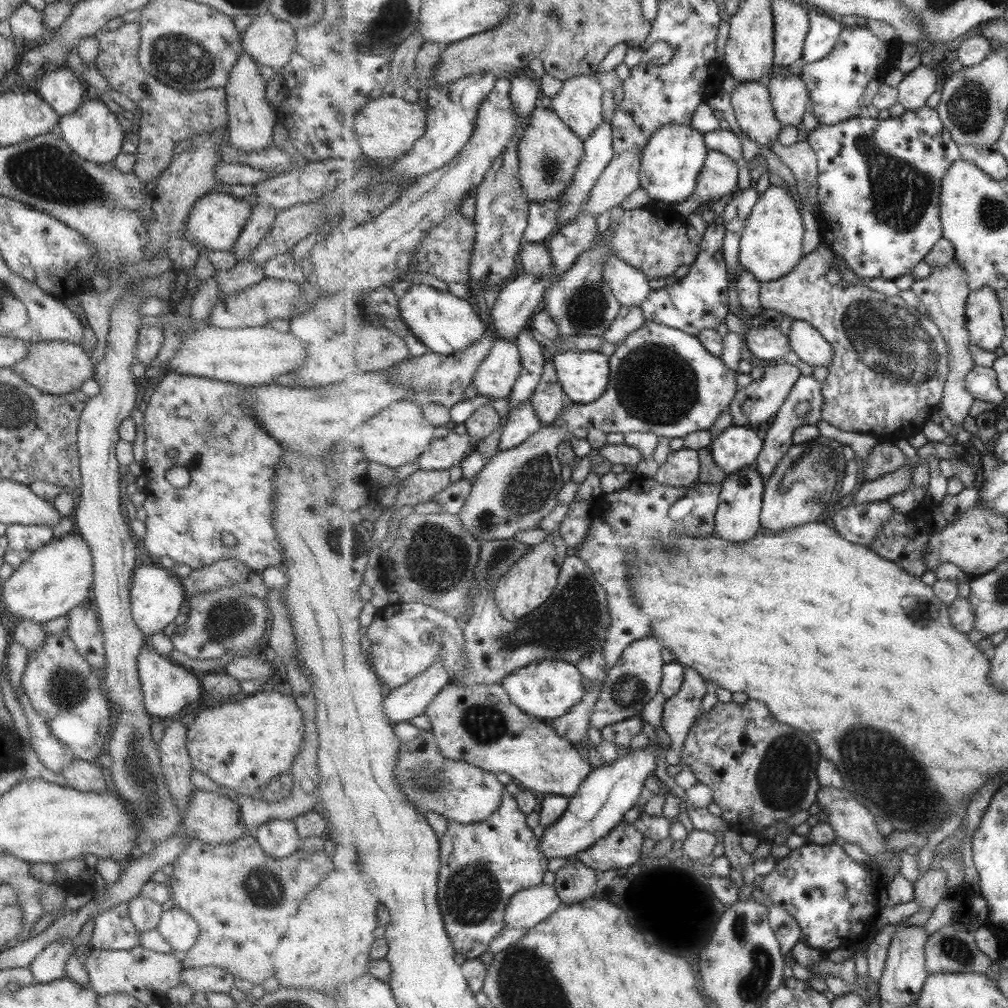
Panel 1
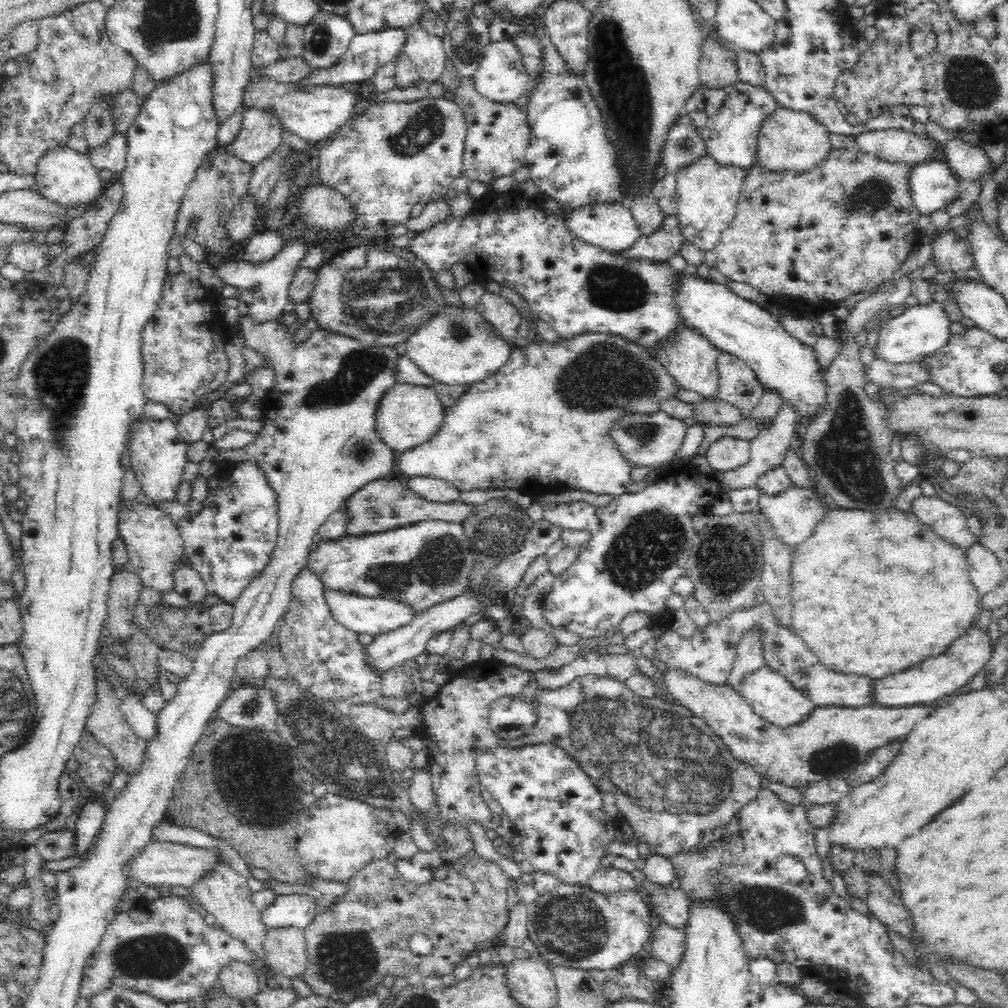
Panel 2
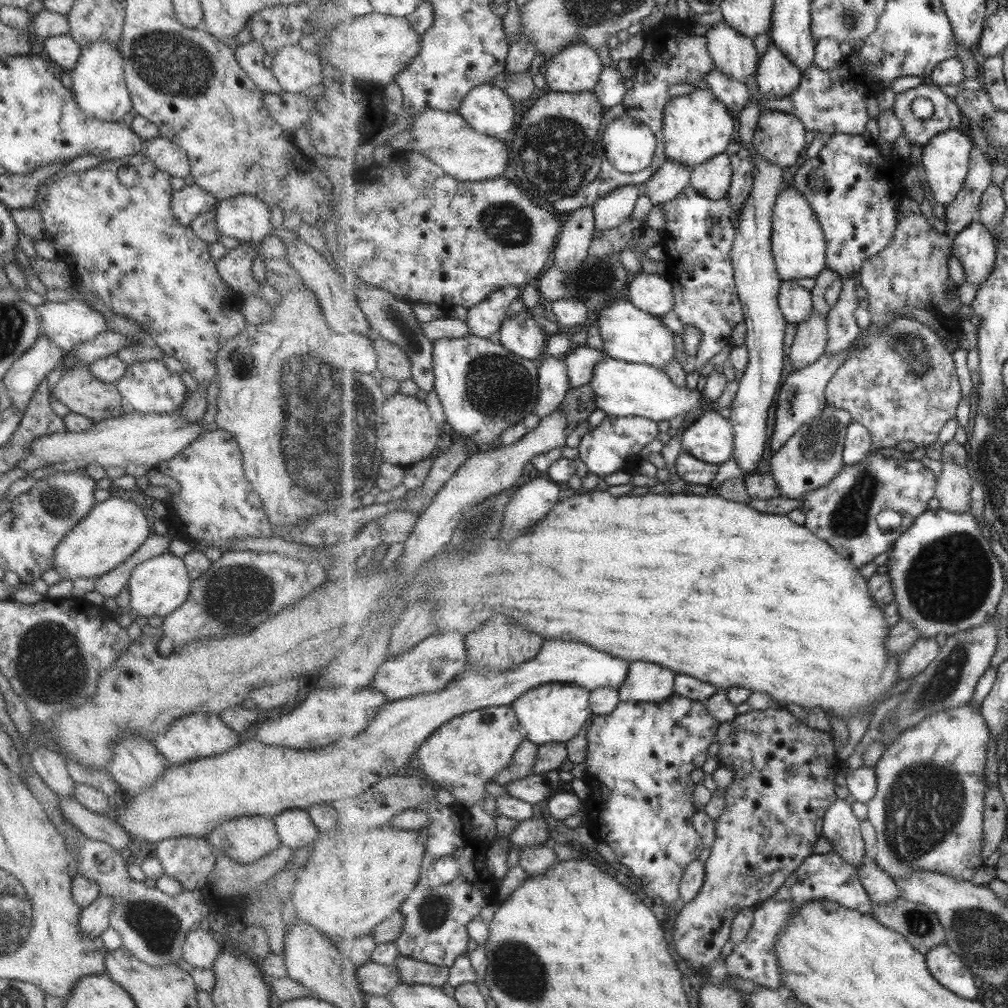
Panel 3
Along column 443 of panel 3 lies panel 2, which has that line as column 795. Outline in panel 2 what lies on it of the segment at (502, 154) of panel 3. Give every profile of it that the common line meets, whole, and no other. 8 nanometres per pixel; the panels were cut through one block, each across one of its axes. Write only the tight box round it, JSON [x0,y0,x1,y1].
[755,106,832,172]

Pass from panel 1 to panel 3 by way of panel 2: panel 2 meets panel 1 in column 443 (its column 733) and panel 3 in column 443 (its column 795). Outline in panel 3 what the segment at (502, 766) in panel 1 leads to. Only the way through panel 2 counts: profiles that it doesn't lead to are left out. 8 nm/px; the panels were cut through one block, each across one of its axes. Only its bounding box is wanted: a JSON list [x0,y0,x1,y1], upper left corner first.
[410,706,525,808]

